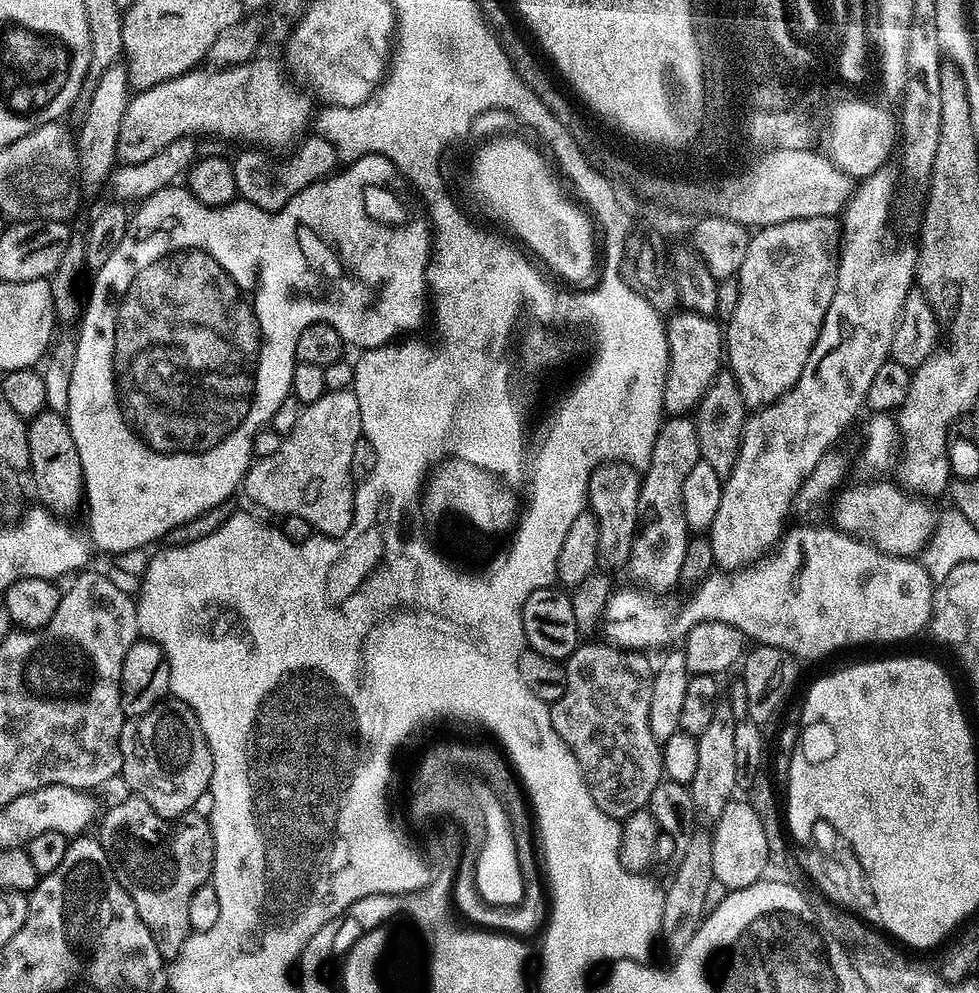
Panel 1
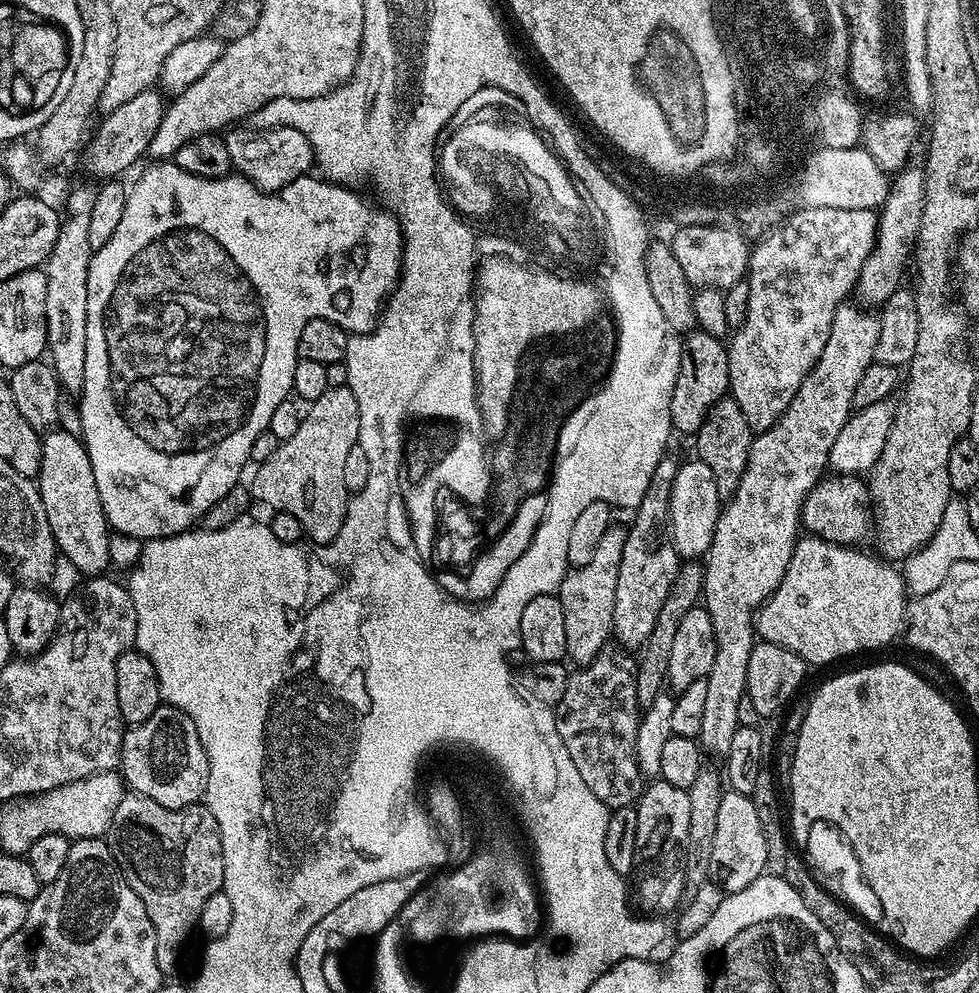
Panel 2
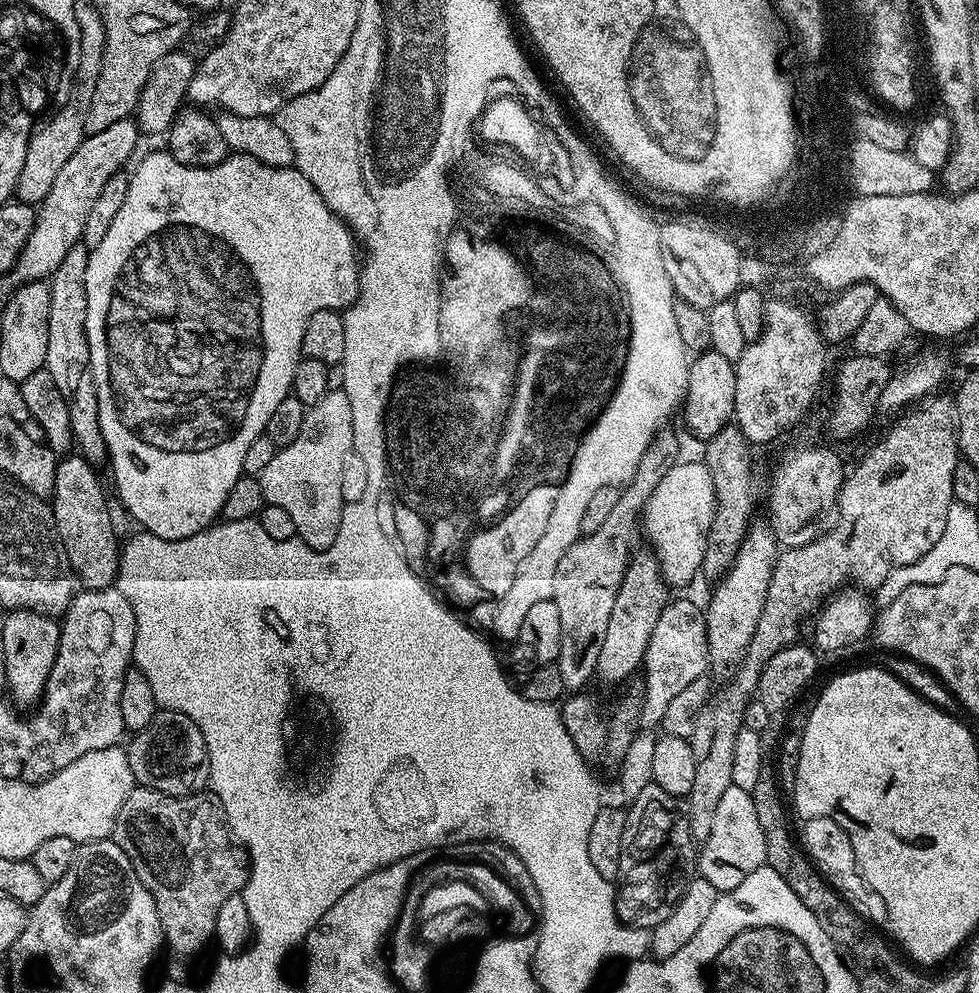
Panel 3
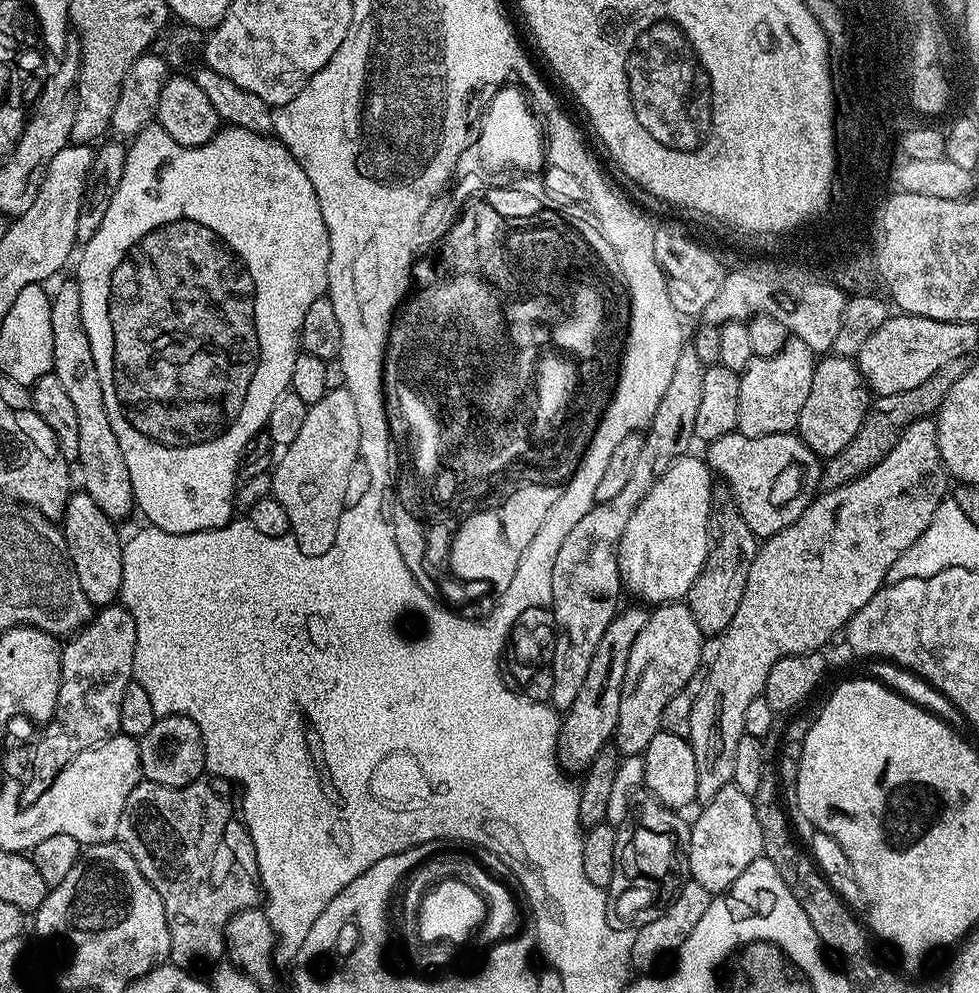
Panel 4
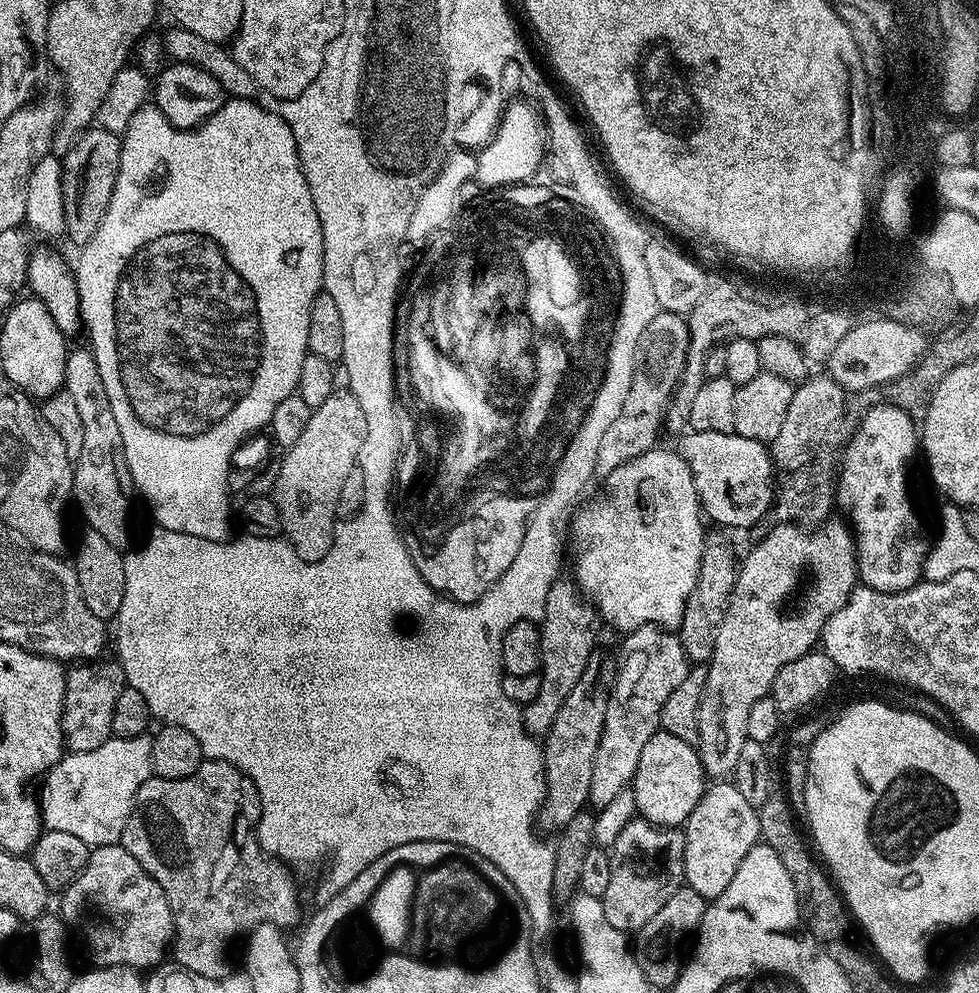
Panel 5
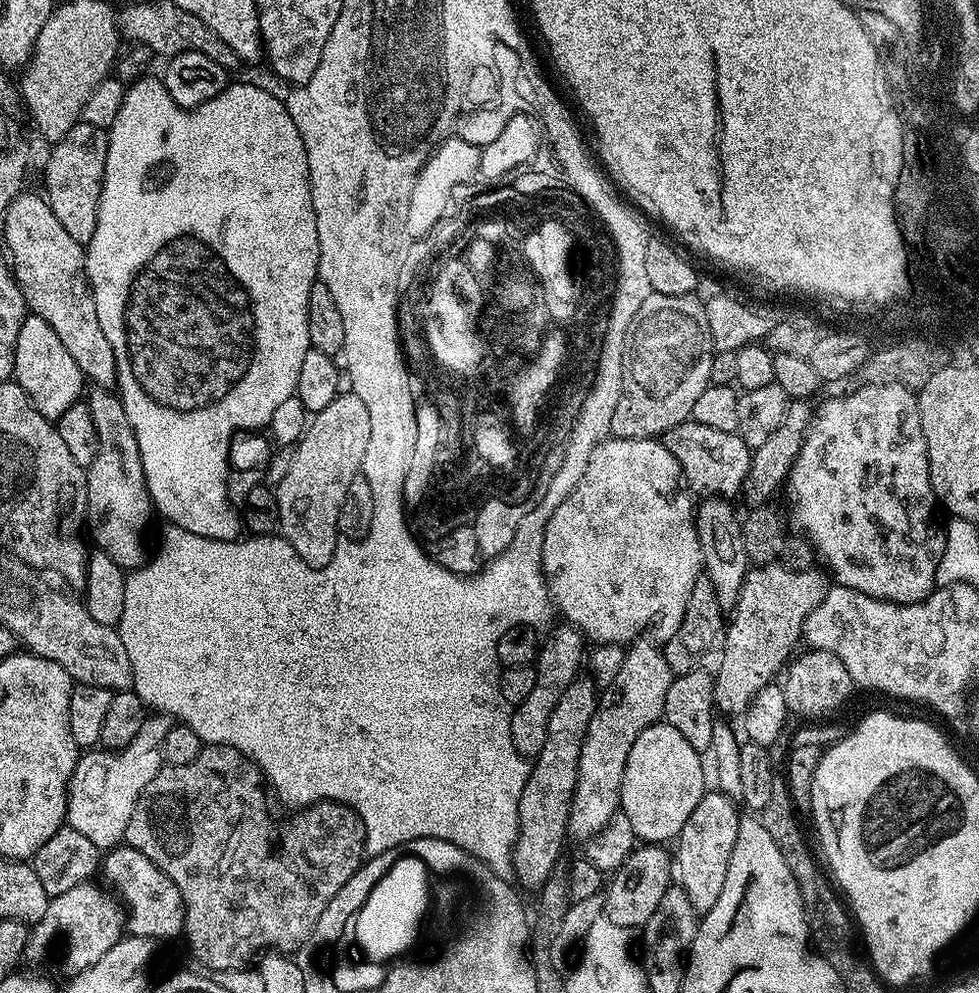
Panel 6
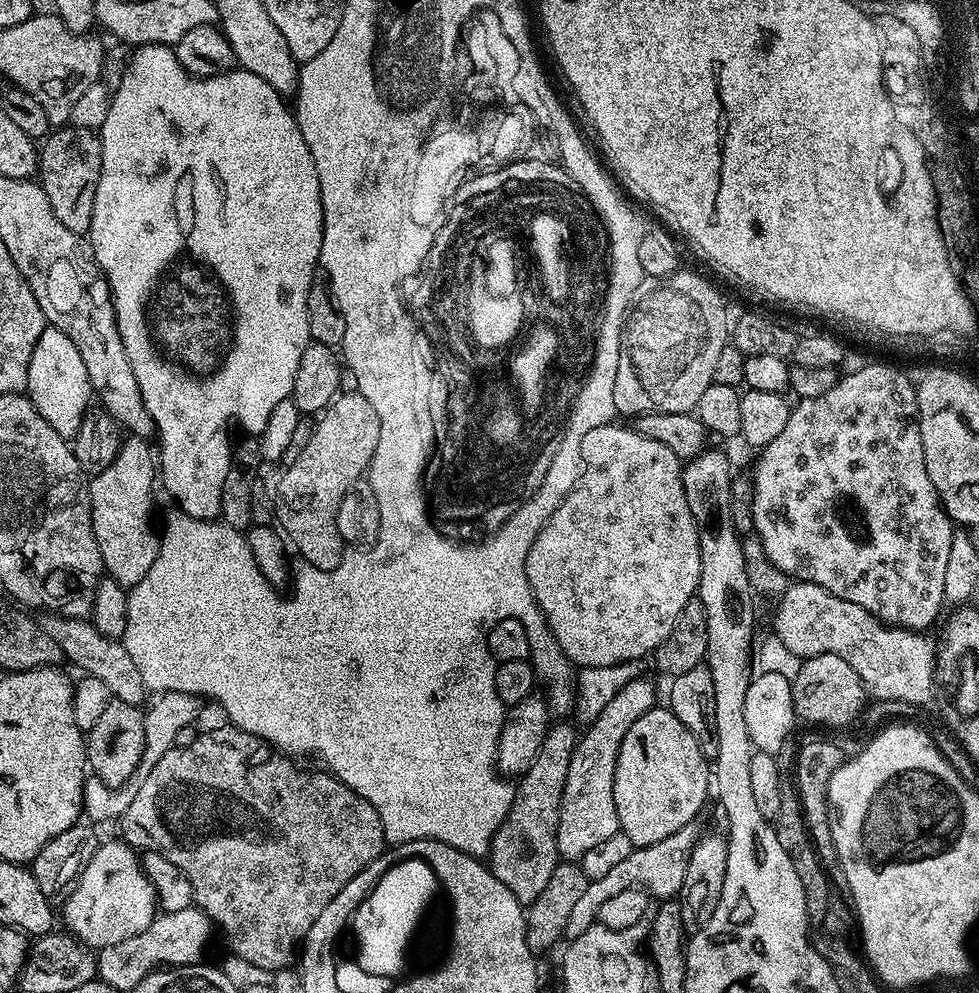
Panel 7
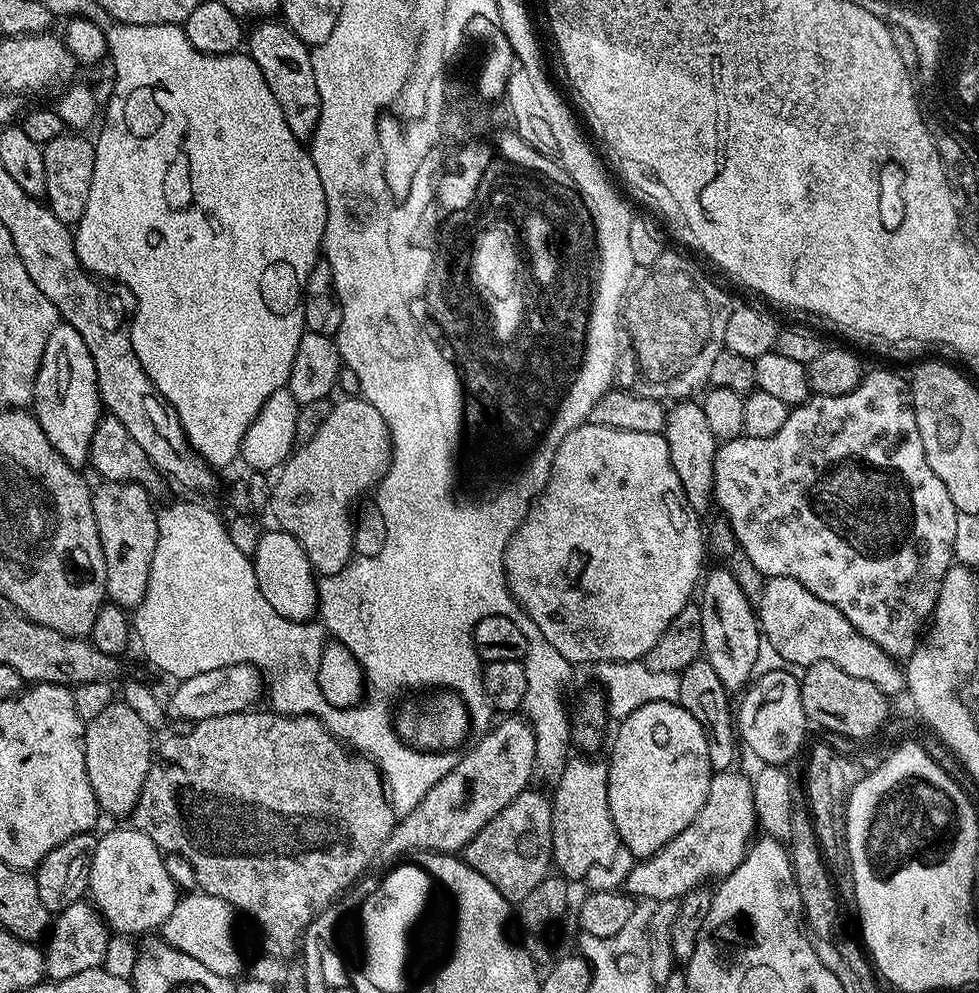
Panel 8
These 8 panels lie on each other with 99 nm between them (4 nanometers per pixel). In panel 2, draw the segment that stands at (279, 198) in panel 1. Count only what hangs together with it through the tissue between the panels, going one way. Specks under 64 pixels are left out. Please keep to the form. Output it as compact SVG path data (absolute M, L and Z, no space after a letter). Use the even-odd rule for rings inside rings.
M277 127L276 132L268 132L265 136L232 136L227 137L228 153L232 159L232 167L241 176L245 176L253 186L261 191L275 194L295 183L303 176L309 175L314 168L314 157L310 142L298 130Z

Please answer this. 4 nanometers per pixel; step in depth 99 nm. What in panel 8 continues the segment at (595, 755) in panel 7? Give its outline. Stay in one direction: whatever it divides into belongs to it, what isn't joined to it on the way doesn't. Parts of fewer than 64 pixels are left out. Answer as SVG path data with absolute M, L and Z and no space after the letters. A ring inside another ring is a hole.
M588 754L576 755L568 760L561 777L554 784L556 793L551 793L550 796L552 802L552 863L555 871L569 882L583 881L586 873L590 871L590 866L598 866L598 862L610 862L614 850L622 846L620 835L616 833L614 818L610 814L607 763L603 759L592 760L596 758Z

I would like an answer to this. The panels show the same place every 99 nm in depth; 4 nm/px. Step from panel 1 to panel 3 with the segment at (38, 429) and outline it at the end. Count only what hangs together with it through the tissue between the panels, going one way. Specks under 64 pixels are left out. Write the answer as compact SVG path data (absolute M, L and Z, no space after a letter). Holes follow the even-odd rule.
M69 454L57 459L54 474L54 490L50 497L54 526L62 538L62 546L66 550L66 558L72 567L72 575L81 589L102 590L115 585L116 575L120 569L121 541L116 541L116 528L112 525L112 512L108 509L108 500L104 497L104 488L96 477L97 469L79 454Z

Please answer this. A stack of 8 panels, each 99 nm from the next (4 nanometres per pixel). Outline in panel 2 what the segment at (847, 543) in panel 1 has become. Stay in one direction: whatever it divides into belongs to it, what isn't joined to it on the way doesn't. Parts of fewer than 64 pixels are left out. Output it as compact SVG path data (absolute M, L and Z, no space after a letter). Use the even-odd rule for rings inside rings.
M811 534L805 537L797 539L782 582L756 613L755 635L763 643L777 644L798 654L808 666L832 664L843 656L880 648L899 632L901 635L906 624L906 589L901 569L871 551L859 552L859 547L831 544Z

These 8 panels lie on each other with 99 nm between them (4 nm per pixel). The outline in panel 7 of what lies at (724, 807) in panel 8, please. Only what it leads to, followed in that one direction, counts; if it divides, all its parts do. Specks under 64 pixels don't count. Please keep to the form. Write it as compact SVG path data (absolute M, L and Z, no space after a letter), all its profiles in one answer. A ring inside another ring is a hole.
M693 822L682 826L678 834L670 834L670 838L662 838L662 842L654 842L645 848L633 847L632 853L622 862L617 862L607 874L602 874L602 878L589 880L586 891L579 896L578 903L572 907L570 922L566 922L565 937L573 941L585 935L590 925L597 923L602 905L609 898L614 898L614 894L622 894L622 890L640 888L652 898L675 897L684 884L688 859L702 836L698 825L699 823Z

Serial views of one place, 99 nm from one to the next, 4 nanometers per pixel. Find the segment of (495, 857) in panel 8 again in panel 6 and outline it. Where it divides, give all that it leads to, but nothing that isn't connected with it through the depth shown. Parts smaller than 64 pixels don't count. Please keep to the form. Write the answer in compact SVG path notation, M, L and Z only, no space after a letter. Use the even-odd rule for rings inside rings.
M581 675L562 694L558 706L554 706L554 714L550 714L550 726L546 726L546 746L534 757L528 773L528 781L522 790L522 802L518 802L518 834L516 844L512 848L512 868L514 878L520 882L519 887L538 890L557 871L560 851L564 848L564 840L568 836L568 819L570 806L574 798L574 786L578 782L578 754L582 754L582 742L586 738L586 730L590 727L590 718L594 718L594 710L598 699L598 685L591 675Z

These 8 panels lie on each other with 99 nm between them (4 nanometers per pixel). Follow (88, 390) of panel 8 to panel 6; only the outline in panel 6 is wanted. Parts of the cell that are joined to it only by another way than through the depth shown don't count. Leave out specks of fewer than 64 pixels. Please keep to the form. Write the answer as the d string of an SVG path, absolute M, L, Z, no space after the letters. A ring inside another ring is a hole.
M31 314L24 317L22 330L18 330L18 346L14 350L14 380L22 386L22 390L26 390L34 407L53 422L81 399L86 388L82 370L78 362L70 358L66 346L62 346L62 338L54 334L50 322Z

